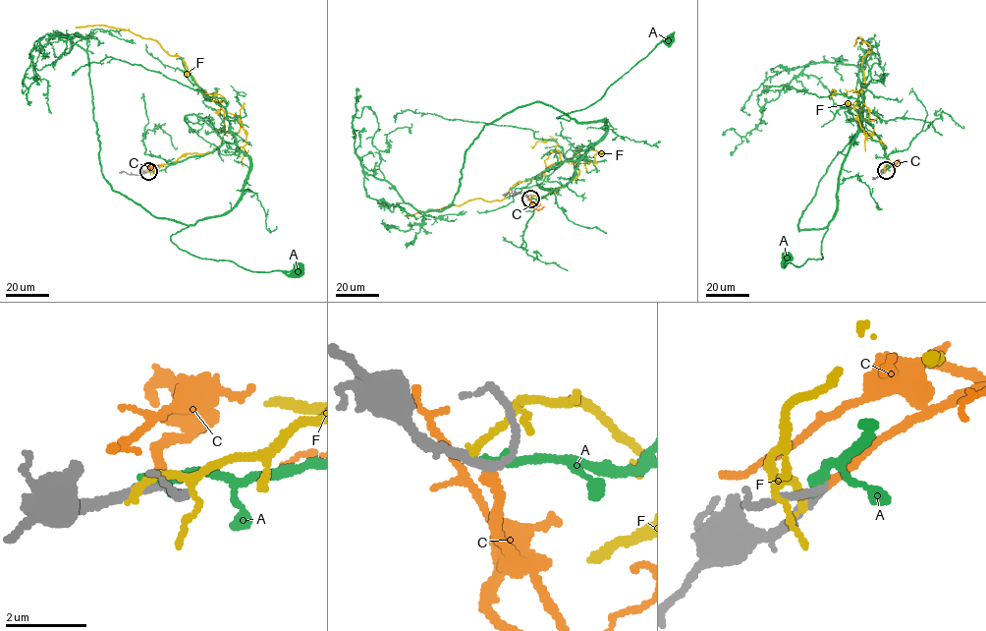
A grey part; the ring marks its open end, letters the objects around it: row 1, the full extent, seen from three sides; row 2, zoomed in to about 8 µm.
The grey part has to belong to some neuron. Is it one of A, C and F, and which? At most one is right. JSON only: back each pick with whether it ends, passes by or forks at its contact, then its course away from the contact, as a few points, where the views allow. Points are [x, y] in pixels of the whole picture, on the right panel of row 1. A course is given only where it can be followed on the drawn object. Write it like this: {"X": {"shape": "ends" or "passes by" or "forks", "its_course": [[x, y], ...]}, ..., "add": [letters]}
{"C": {"shape": "ends", "its_course": [[886, 170], [898, 159]]}, "add": ["C"]}

